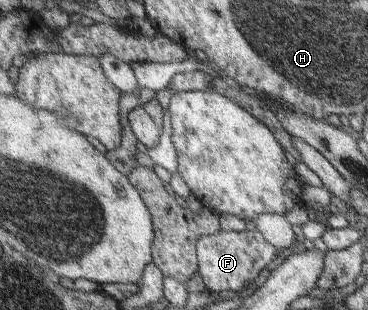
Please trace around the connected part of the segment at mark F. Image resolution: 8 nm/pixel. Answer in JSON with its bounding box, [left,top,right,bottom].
[195,230,275,291]

